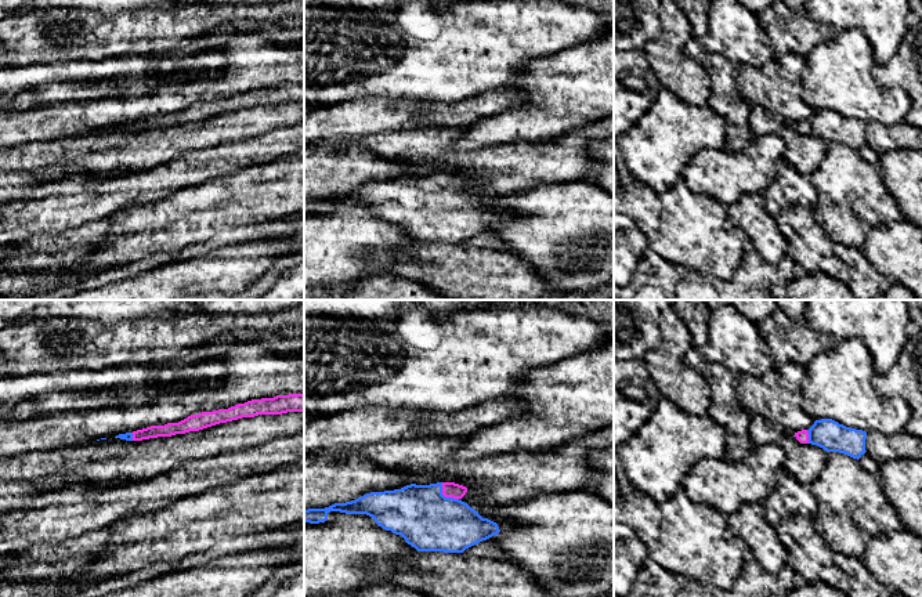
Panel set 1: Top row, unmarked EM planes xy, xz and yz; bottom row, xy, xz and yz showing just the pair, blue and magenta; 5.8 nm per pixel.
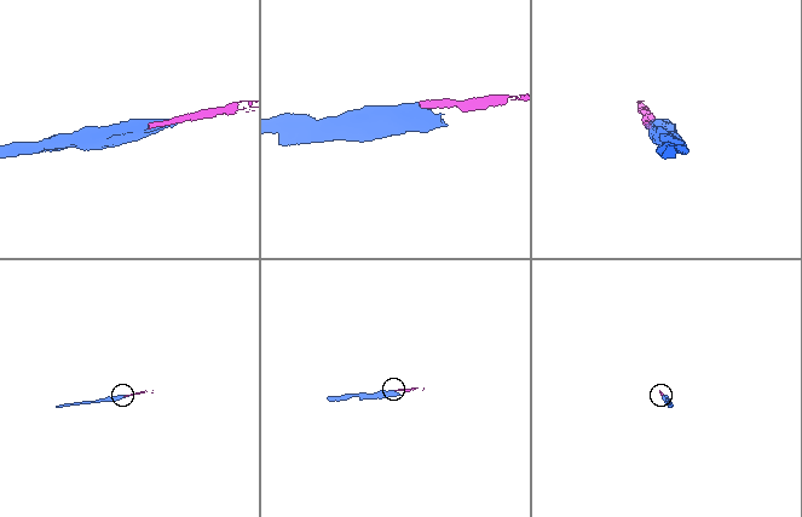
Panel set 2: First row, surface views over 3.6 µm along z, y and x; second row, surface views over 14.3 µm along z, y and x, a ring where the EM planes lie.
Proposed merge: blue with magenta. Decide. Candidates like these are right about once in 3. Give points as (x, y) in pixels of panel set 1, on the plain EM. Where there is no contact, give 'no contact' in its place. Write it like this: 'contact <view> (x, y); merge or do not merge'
contact xz (444, 187); merge

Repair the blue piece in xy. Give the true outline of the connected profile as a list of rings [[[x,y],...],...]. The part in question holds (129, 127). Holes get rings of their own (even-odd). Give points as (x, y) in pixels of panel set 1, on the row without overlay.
[[[299,83],[289,86],[276,86],[274,88],[252,90],[228,100],[191,105],[178,113],[151,116],[133,123],[119,124],[115,129],[126,131],[142,131],[158,127],[171,127],[176,124],[199,122],[220,113],[227,113],[242,108],[254,108],[258,105],[282,105],[288,102],[304,102],[304,84]]]

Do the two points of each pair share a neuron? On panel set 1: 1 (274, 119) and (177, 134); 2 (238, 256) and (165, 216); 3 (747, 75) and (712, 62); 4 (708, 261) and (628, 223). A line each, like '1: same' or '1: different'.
1: same
2: different
3: different
4: same

